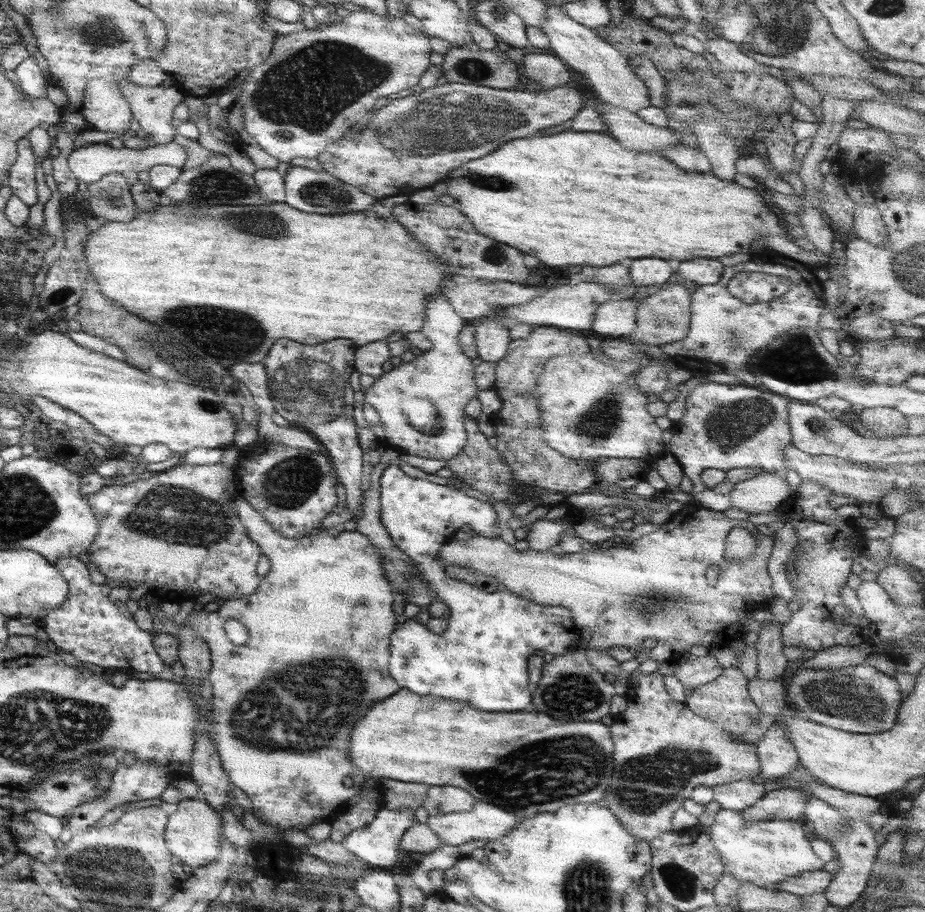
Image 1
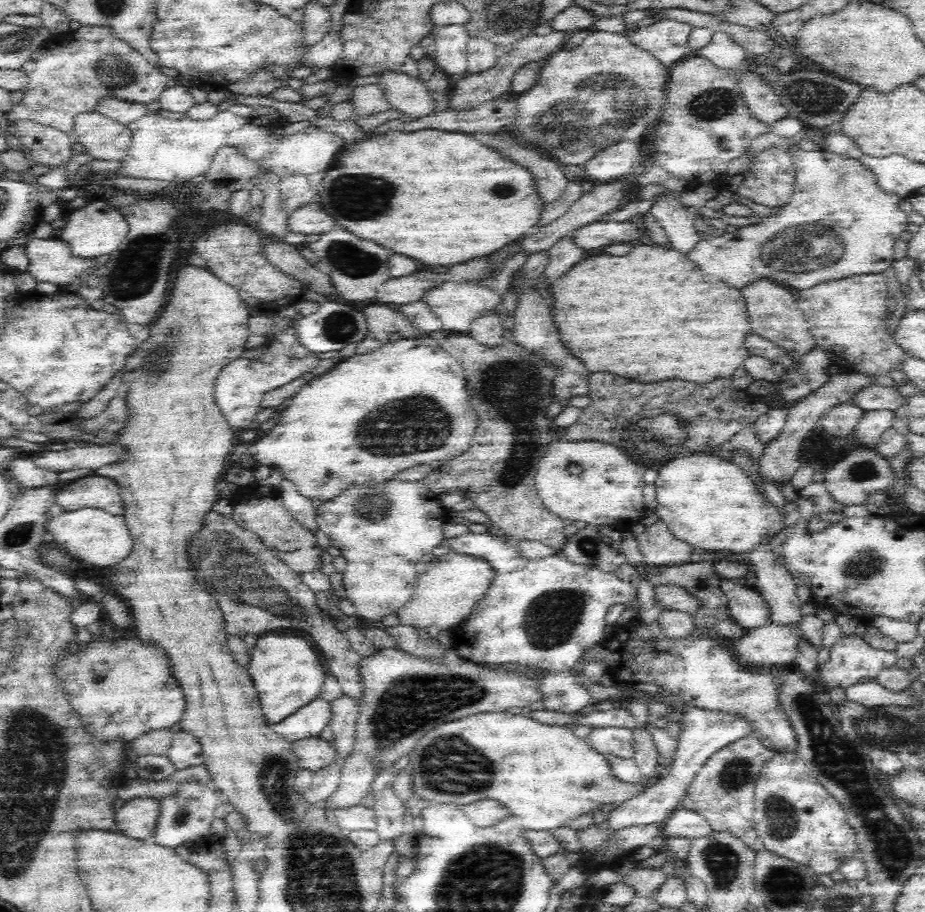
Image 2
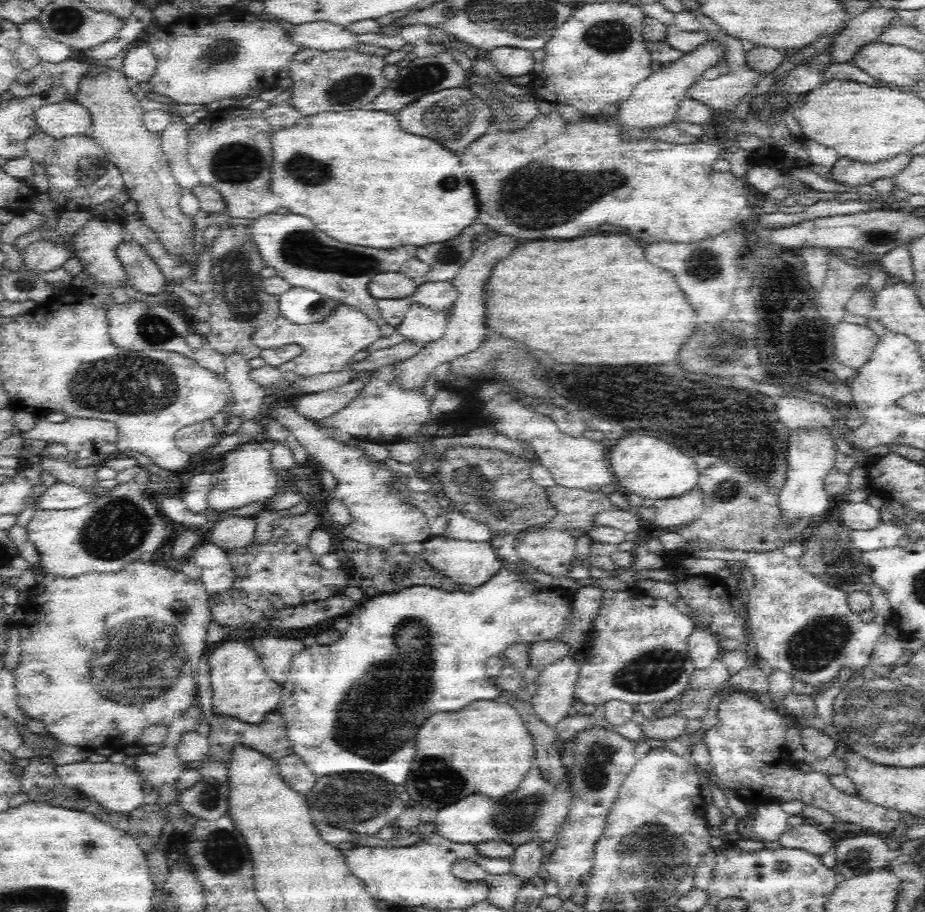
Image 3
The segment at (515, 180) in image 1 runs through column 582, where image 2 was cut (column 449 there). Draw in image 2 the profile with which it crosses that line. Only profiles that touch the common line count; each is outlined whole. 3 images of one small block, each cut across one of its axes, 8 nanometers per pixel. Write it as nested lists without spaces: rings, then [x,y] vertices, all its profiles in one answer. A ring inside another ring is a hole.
[[[423,129],[416,132],[385,132],[384,134],[370,133],[368,138],[354,143],[346,144],[345,148],[338,154],[334,164],[325,177],[320,182],[322,190],[316,190],[314,194],[320,194],[320,198],[315,198],[318,204],[322,204],[322,209],[326,210],[334,218],[344,218],[338,220],[337,226],[344,226],[346,231],[358,235],[366,240],[374,240],[376,244],[382,244],[384,248],[394,250],[396,254],[410,256],[414,260],[420,260],[424,264],[438,264],[438,266],[450,267],[462,262],[468,262],[472,258],[482,258],[486,254],[492,254],[506,244],[518,240],[530,232],[534,224],[538,224],[542,216],[544,201],[540,199],[538,191],[534,186],[534,175],[528,169],[506,160],[500,151],[492,150],[492,147],[478,142],[468,133],[463,132],[444,132],[441,129]]]

